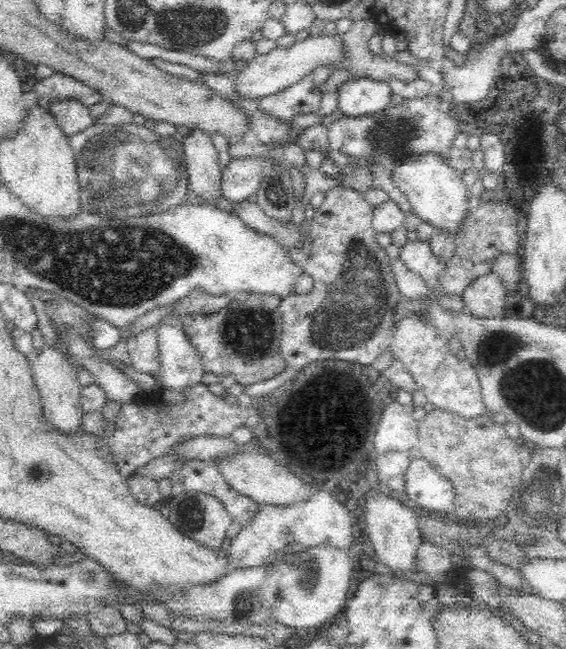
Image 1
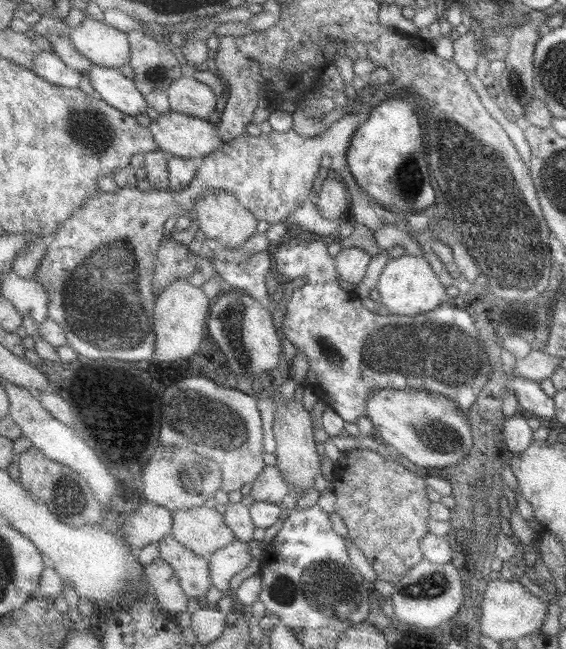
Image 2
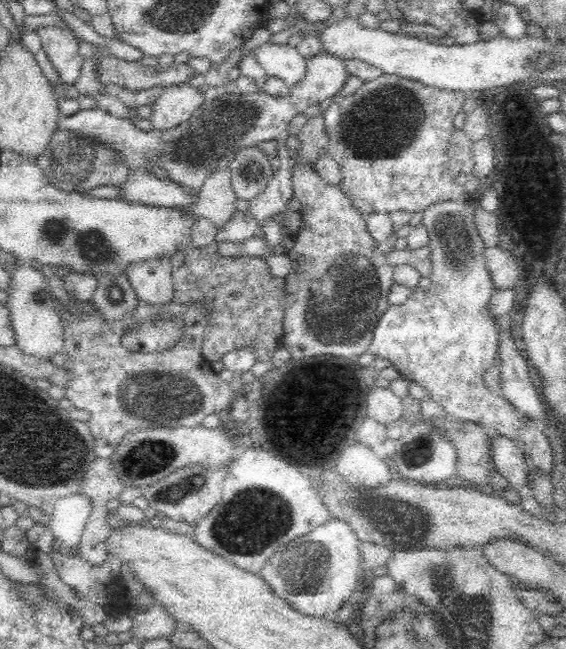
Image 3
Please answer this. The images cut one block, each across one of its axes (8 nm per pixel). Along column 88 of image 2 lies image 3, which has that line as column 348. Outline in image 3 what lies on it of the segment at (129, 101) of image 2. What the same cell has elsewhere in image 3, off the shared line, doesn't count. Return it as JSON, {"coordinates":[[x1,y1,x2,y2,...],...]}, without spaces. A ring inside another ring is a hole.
{"coordinates":[[327,50,306,56,307,72,304,79,288,93,270,97,264,91,252,94,240,92,222,93,217,96,212,107,198,108,188,120,179,121,170,128,153,128,144,131,138,128,131,118,117,118,100,106,88,110,79,109,68,116,60,115,54,126,56,133,70,134,84,138,87,142,111,152,117,162,128,169,158,166,164,168,165,180,176,183,186,193,191,206,199,203,202,185,209,175,218,169,218,148,220,158,231,158,237,149,256,146,259,142,287,136,288,123,296,114,303,112,311,103,322,106,332,100,343,88,349,73,342,64,342,59]]}

